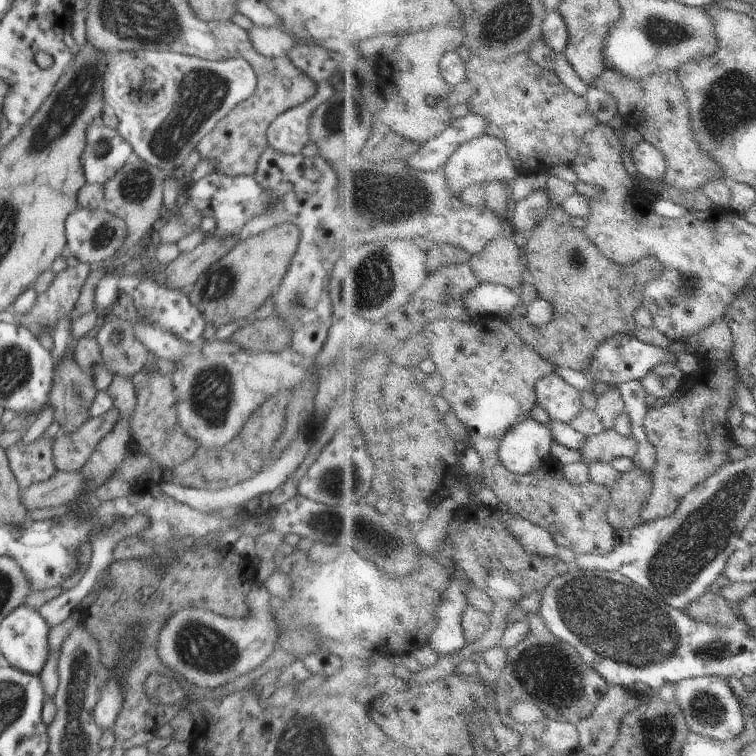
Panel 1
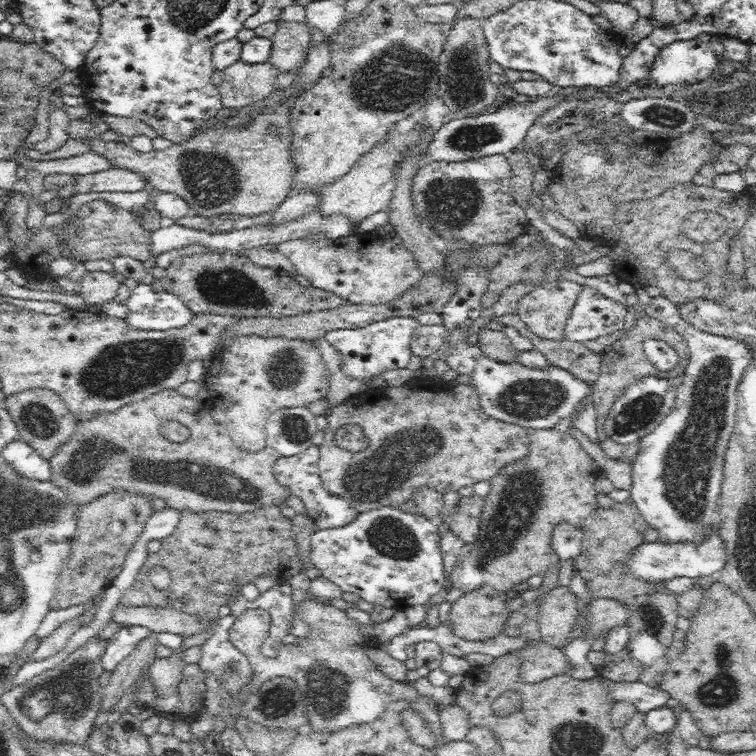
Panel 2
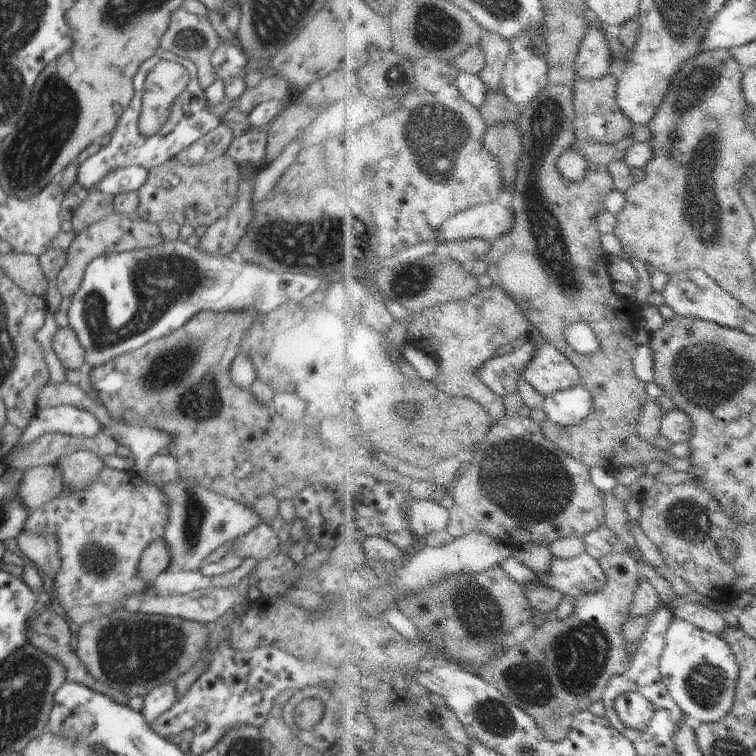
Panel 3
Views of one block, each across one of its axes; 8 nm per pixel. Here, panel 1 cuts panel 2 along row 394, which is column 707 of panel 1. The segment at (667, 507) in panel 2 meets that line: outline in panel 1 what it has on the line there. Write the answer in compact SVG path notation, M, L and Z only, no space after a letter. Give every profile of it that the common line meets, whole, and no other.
M688 677L675 685L674 692L687 716L689 727L695 733L728 742L741 737L747 729L748 718L743 702L724 677Z

